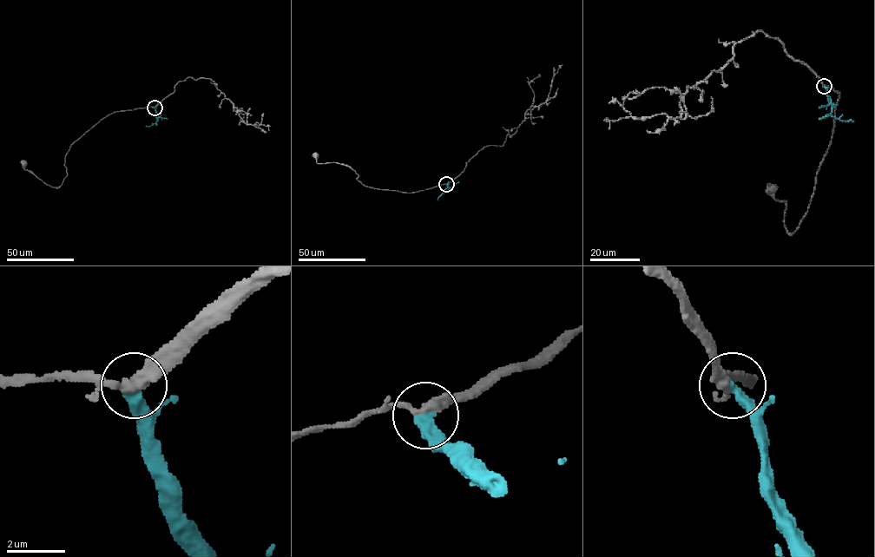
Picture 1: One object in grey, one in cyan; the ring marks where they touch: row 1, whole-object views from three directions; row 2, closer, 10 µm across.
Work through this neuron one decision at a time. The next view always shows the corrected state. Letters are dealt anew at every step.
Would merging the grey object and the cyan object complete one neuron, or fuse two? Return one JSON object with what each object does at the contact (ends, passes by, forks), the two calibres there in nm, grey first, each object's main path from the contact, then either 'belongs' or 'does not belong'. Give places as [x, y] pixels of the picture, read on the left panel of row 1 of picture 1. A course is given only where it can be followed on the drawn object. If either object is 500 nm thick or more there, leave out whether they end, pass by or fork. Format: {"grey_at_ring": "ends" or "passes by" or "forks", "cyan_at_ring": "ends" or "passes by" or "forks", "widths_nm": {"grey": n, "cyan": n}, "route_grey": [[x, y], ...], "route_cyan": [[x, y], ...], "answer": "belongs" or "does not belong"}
{"grey_at_ring": "passes by", "cyan_at_ring": "ends", "widths_nm": {"grey": 340, "cyan": 400}, "route_grey": [[154, 107], [114, 112], [86, 132], [66, 154], [67, 175], [58, 187], [44, 183], [25, 169], [23, 163]], "route_cyan": [[154, 107], [158, 121], [145, 127]], "answer": "belongs"}

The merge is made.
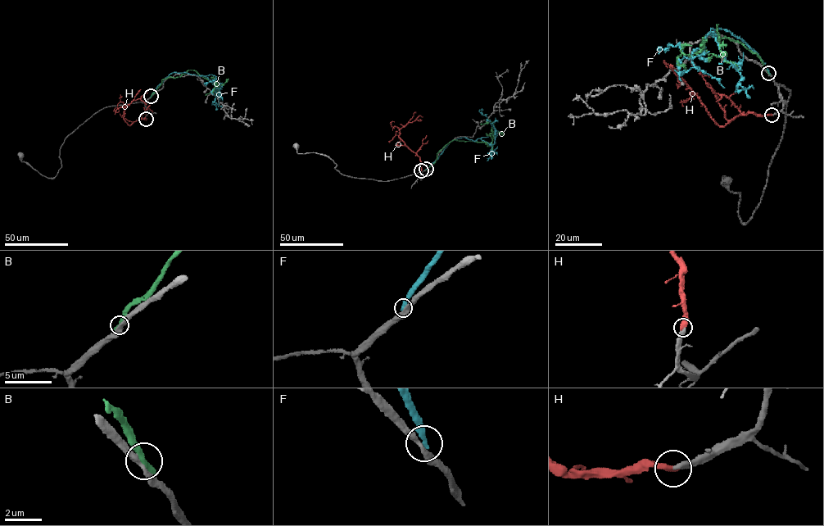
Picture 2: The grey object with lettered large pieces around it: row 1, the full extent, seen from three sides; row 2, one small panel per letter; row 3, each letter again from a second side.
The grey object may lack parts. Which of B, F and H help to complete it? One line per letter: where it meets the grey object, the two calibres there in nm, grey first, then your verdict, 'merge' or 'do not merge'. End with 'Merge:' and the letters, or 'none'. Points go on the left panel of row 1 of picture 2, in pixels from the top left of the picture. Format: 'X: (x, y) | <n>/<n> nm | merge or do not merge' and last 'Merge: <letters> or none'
B: (151, 96) | 320/400 nm | do not merge
F: (151, 96) | 320/320 nm | do not merge
H: (146, 119) | 320/360 nm | merge
Merge: H

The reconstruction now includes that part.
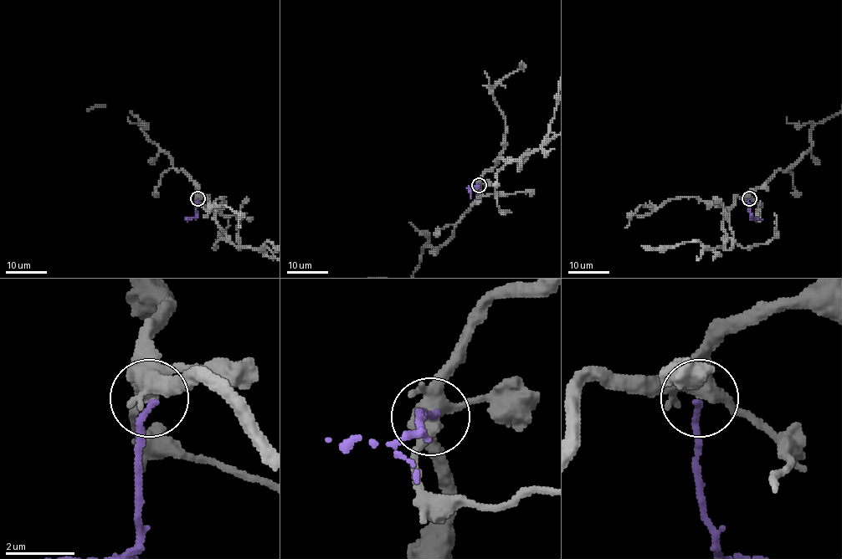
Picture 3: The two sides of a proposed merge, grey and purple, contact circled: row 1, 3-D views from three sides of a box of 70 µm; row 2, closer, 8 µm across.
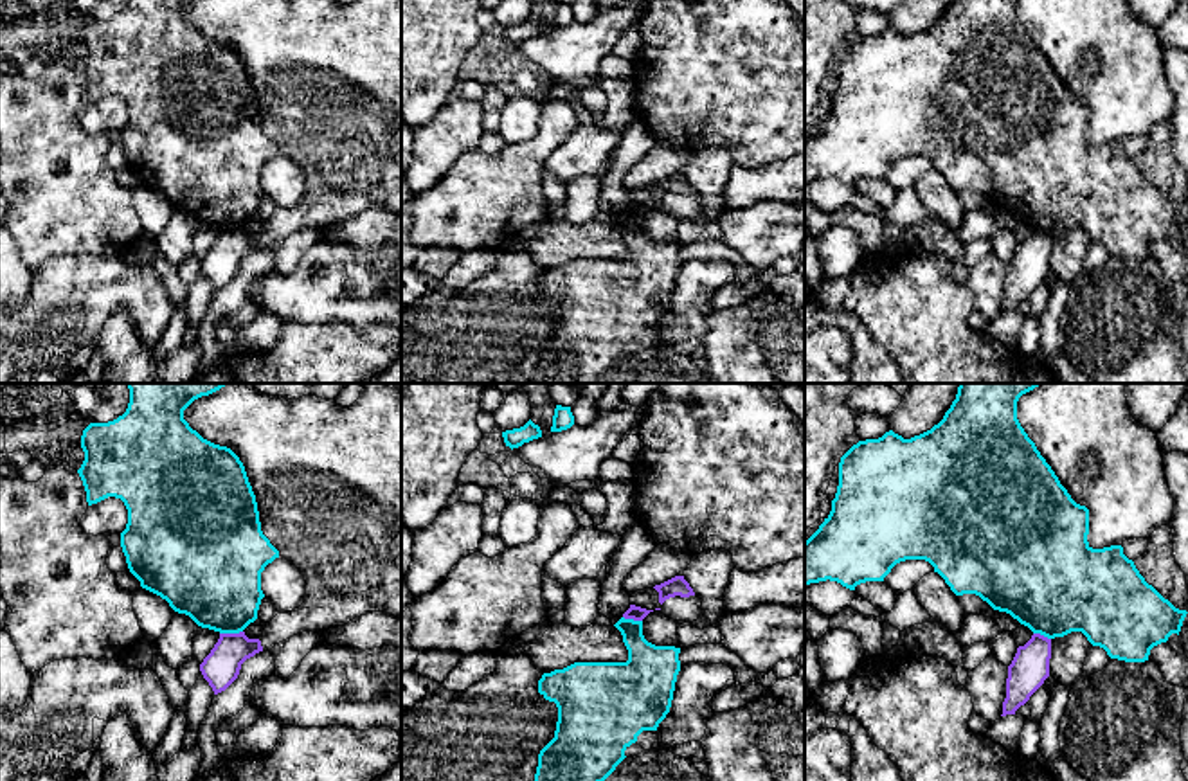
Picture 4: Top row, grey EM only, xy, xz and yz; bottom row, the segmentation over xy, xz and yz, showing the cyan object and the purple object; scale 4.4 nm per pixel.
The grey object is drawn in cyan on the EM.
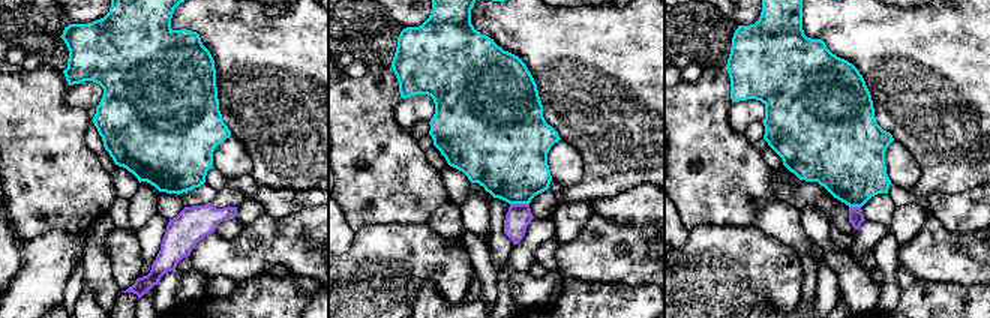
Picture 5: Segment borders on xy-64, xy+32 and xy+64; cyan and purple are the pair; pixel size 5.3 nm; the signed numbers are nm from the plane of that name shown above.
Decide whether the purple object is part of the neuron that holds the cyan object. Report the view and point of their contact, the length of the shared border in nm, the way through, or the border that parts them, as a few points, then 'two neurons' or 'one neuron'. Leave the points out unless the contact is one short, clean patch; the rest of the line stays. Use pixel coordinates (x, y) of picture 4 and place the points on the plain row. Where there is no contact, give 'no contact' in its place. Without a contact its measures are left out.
meets cyan in xy at (231, 229); contact 110 nm long; border along xy (242, 227), (220, 231); two neurons

